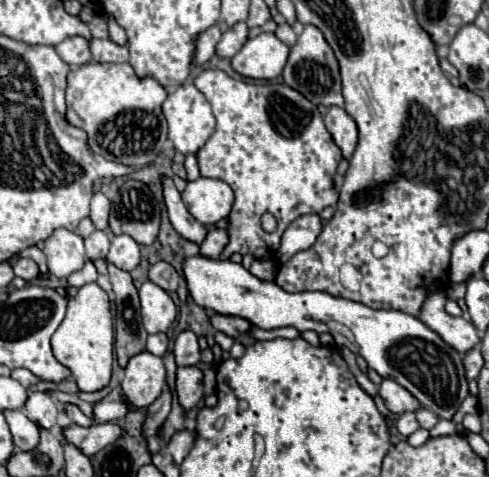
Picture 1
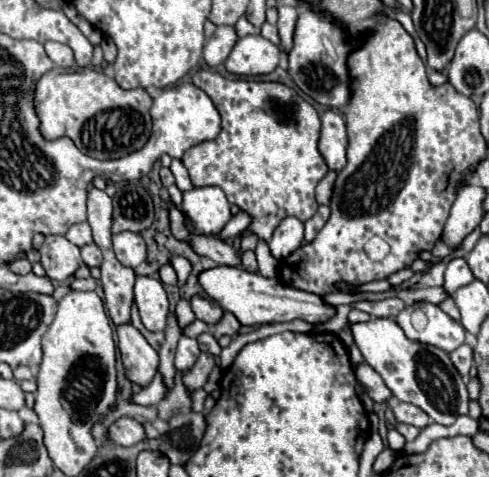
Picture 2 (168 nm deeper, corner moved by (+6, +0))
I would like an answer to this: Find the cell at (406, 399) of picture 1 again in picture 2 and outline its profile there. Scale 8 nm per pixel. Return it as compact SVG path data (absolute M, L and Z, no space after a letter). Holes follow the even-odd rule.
M362 363L356 369L356 377L358 381L364 385L366 393L376 401L376 403L388 403L392 399L392 391L388 391L386 383L382 381L382 377L366 363Z

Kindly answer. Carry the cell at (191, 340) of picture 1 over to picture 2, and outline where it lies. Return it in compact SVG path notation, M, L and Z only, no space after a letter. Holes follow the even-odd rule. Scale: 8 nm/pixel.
M182 335L180 341L178 341L178 347L176 347L176 369L178 371L188 371L196 363L198 355L200 355L198 341Z

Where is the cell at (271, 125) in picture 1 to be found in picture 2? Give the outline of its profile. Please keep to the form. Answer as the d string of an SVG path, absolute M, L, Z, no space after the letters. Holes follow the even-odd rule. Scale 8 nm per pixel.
M212 69L196 71L192 75L192 83L212 99L222 117L222 131L218 133L218 137L190 147L182 157L182 163L190 173L192 185L220 187L232 205L238 205L240 211L252 217L252 223L248 231L242 233L242 237L254 233L258 235L258 239L264 239L268 243L272 239L272 231L284 217L294 215L300 221L308 221L318 209L314 189L318 181L328 173L328 165L324 163L324 157L320 155L318 149L320 117L316 109L310 103L306 103L294 89L282 83L242 81L242 79L232 81Z

